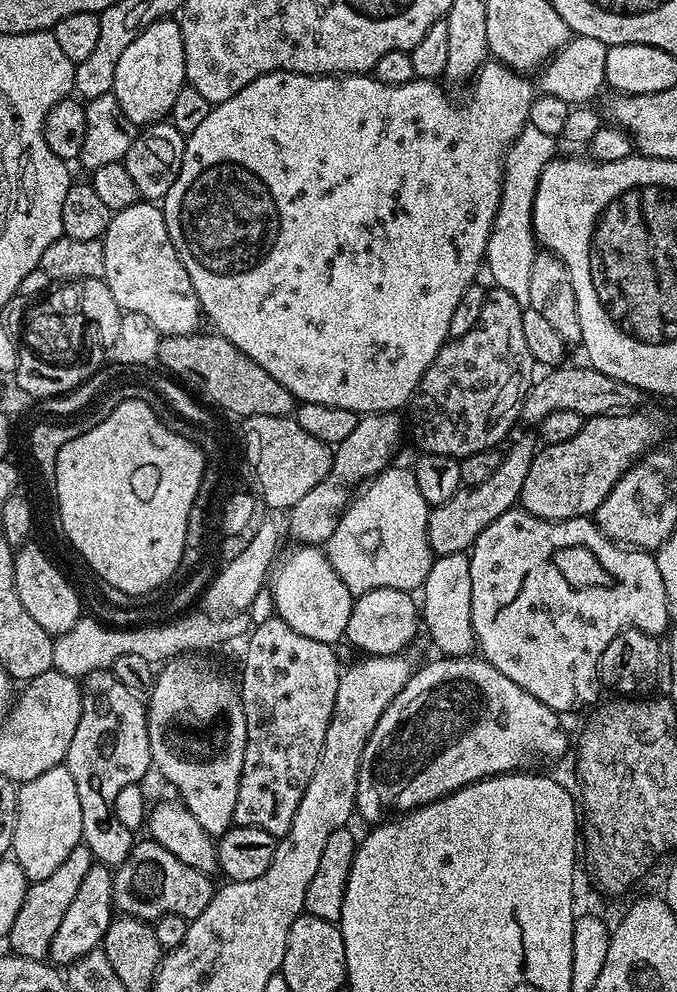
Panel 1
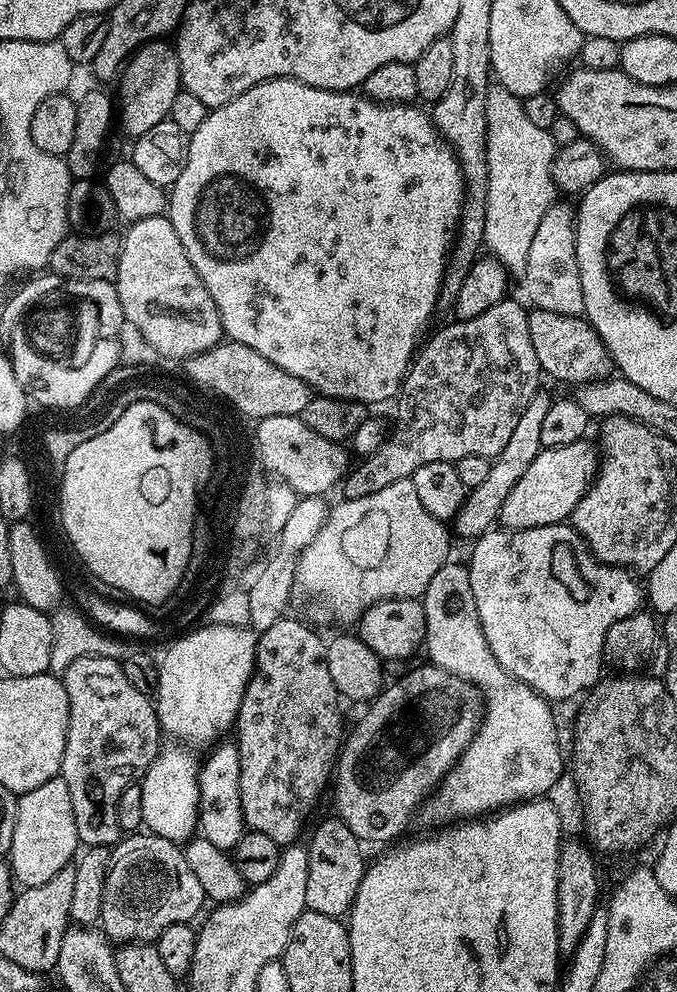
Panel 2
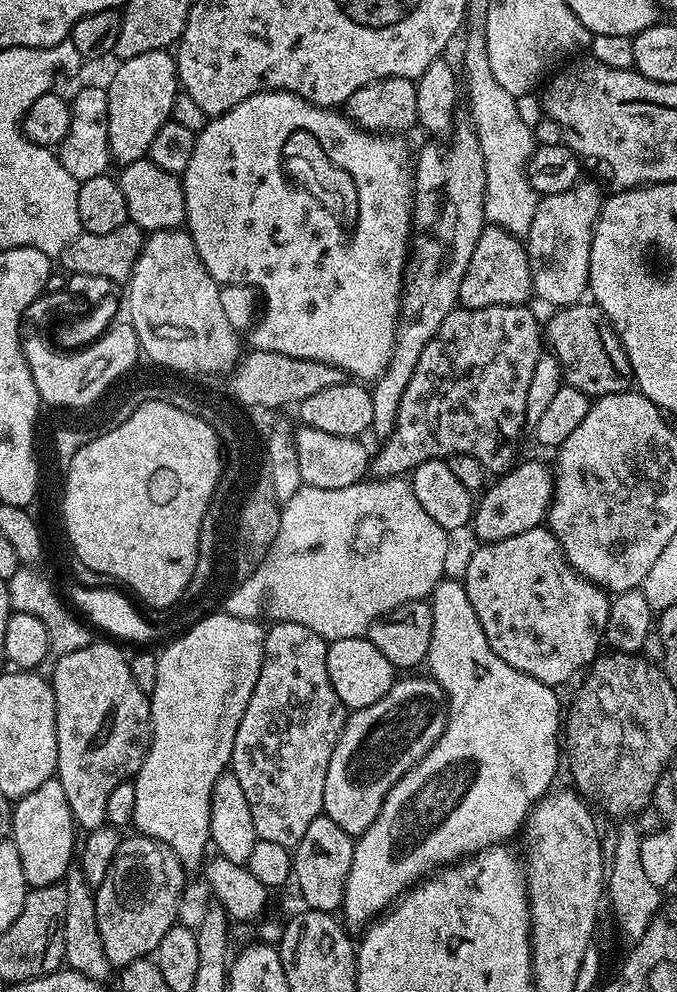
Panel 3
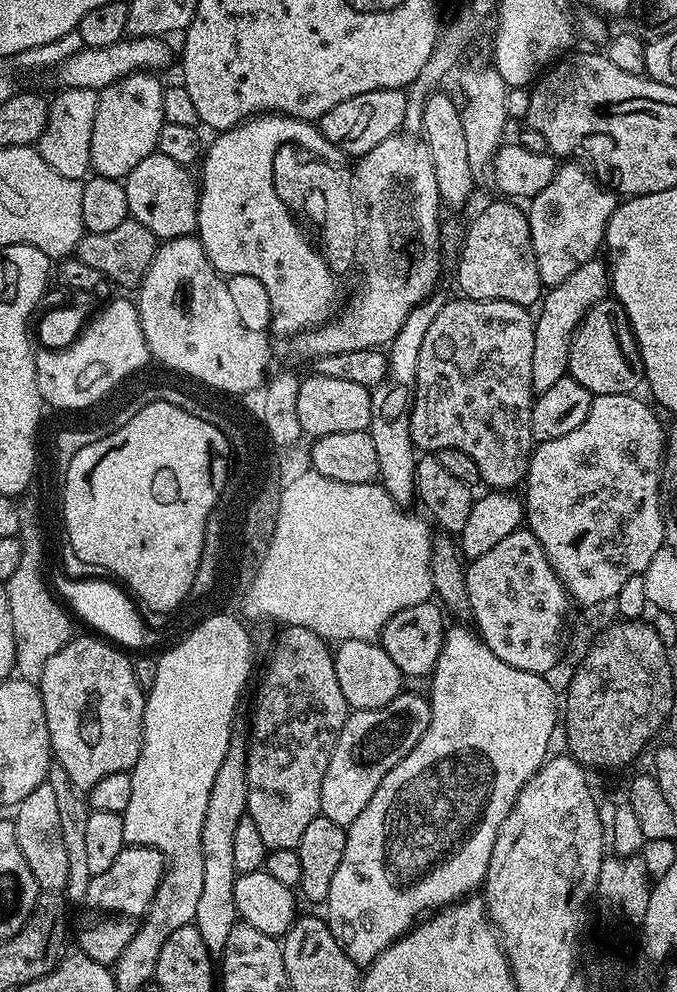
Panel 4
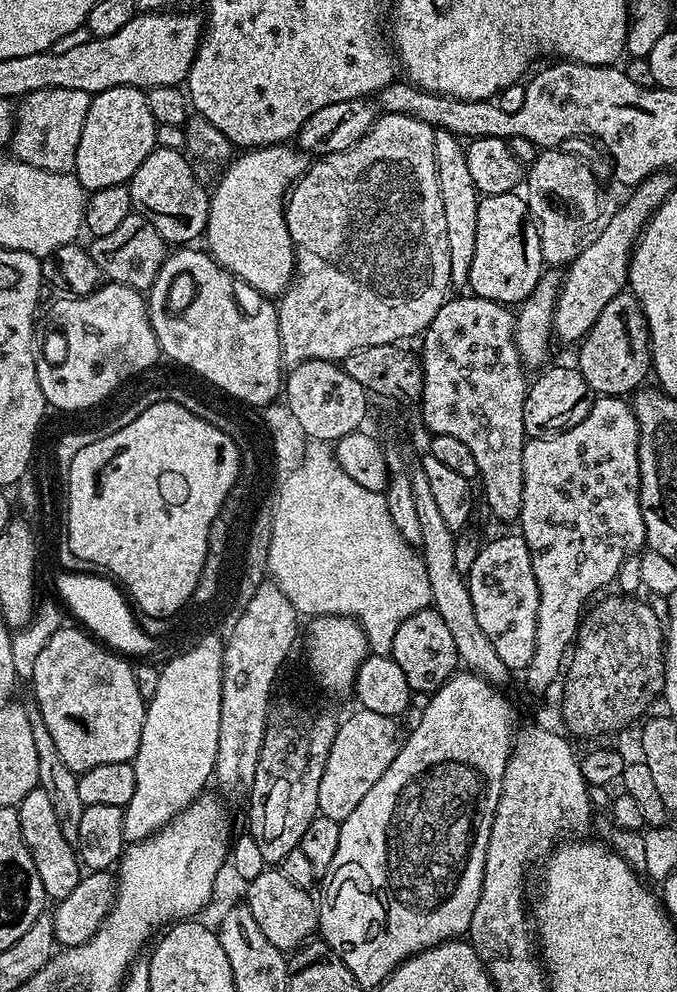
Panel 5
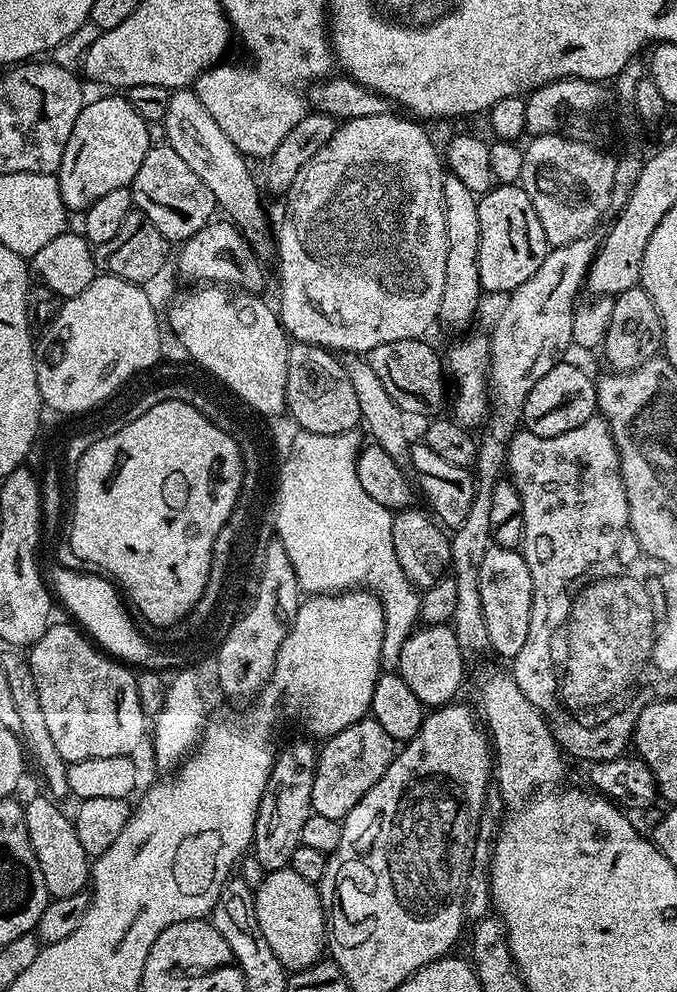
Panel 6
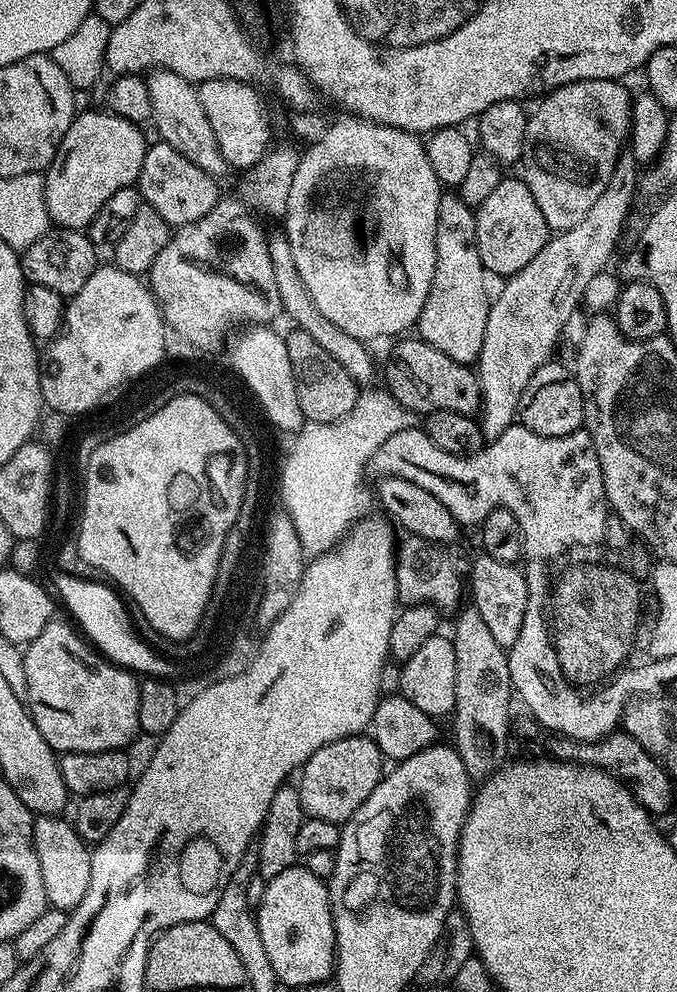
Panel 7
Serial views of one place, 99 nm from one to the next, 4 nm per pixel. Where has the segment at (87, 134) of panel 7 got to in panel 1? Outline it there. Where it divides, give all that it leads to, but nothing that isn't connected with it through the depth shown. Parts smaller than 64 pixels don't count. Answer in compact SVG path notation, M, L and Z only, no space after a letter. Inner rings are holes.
M165 18L146 26L146 30L142 30L138 38L126 46L126 50L122 50L122 58L118 58L118 66L114 70L112 93L118 98L118 106L122 106L122 114L126 114L126 118L130 118L130 122L137 126L163 121L171 113L174 98L178 98L178 90L186 87L185 70L186 54L179 23L175 19Z

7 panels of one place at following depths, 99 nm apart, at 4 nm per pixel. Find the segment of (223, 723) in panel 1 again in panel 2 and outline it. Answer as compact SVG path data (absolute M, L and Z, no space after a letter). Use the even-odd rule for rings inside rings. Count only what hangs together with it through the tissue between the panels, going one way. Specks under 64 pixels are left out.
M220 742L203 757L198 774L200 791L200 818L198 832L203 840L214 846L231 850L236 847L246 831L242 814L242 794L240 793L240 759L235 743Z

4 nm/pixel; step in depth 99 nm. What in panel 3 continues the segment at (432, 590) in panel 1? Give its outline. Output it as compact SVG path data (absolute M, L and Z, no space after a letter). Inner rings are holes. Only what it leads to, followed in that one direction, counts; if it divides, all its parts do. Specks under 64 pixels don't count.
M445 578L440 581L430 597L432 606L432 617L434 618L434 629L430 638L430 650L426 661L427 667L432 667L430 671L431 679L436 680L442 686L444 695L448 697L448 721L444 727L442 738L438 738L436 745L409 770L403 778L397 782L386 796L386 802L382 802L382 810L378 818L366 831L356 840L354 850L354 862L350 864L350 874L346 878L346 890L344 891L344 903L342 905L342 920L349 929L367 929L381 914L393 907L407 893L409 888L415 888L421 880L432 875L433 872L449 865L455 864L469 856L476 855L484 848L492 848L495 844L503 844L510 840L510 836L516 831L525 827L528 814L539 800L549 795L553 787L552 779L556 776L556 771L562 768L562 708L560 712L560 700L556 697L557 689L551 684L538 682L538 678L530 678L530 674L522 674L514 670L494 650L490 650L490 644L486 640L485 631L482 624L478 621L478 616L470 604L469 595L463 583L459 580Z

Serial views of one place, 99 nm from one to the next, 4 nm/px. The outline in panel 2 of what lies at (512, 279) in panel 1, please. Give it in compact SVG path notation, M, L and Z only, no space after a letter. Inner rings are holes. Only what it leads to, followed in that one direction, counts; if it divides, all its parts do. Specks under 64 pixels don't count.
M500 85L489 87L486 120L488 180L483 245L496 260L502 262L509 277L520 280L526 272L526 257L535 231L558 196L552 178L552 164L558 146L548 129L530 121L523 101Z

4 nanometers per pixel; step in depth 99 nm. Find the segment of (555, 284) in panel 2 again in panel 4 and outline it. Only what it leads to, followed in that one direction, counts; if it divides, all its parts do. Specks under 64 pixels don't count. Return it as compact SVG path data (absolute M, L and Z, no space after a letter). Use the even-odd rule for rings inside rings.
M579 163L559 165L550 182L537 196L531 197L526 215L530 226L532 253L538 266L541 285L551 286L566 282L578 266L593 259L601 251L604 231L618 203L617 193L597 184L592 173Z

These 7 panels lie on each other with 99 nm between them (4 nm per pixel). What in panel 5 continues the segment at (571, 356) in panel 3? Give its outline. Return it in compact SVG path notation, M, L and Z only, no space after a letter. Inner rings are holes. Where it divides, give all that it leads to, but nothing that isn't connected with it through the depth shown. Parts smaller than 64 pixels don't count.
M631 290L610 298L592 329L579 341L579 348L578 367L593 393L621 398L635 393L645 383L643 380L650 376L652 366L652 339L648 337L648 323L640 299Z

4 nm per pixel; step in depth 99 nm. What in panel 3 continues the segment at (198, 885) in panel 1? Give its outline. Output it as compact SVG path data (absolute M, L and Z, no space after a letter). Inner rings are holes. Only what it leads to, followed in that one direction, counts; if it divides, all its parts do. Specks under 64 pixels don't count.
M125 835L121 839L110 870L106 870L106 878L94 892L98 934L102 938L108 963L116 970L130 966L130 962L135 960L151 957L155 953L158 942L166 938L166 930L170 930L173 924L177 923L179 916L176 915L180 912L180 899L184 896L186 869L174 854L174 850L149 836L131 835Z

